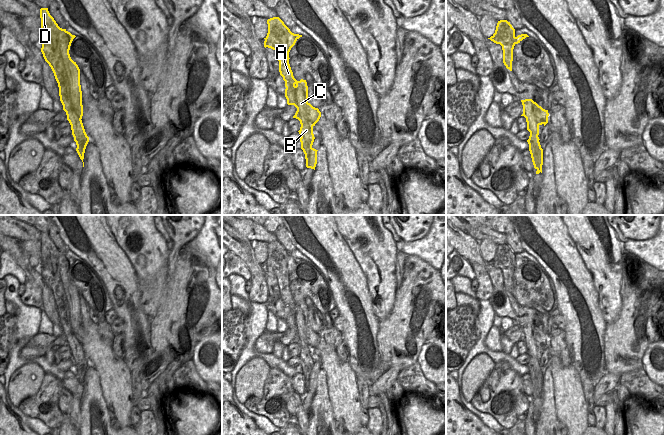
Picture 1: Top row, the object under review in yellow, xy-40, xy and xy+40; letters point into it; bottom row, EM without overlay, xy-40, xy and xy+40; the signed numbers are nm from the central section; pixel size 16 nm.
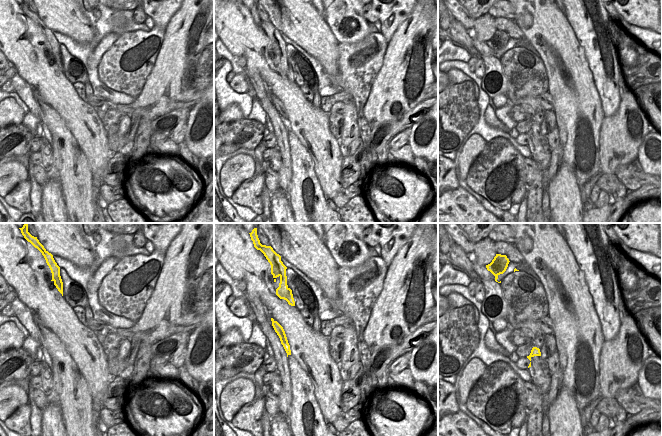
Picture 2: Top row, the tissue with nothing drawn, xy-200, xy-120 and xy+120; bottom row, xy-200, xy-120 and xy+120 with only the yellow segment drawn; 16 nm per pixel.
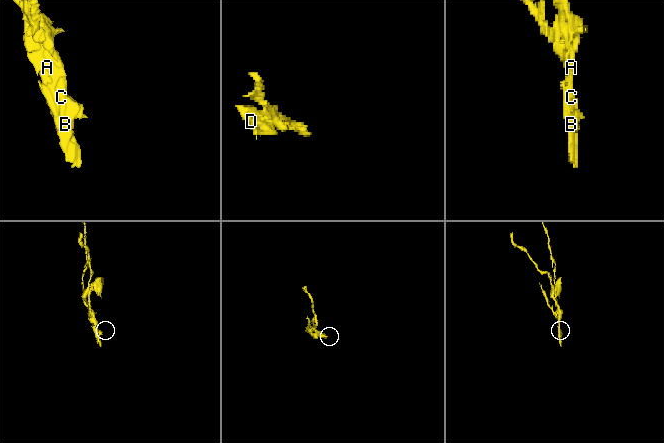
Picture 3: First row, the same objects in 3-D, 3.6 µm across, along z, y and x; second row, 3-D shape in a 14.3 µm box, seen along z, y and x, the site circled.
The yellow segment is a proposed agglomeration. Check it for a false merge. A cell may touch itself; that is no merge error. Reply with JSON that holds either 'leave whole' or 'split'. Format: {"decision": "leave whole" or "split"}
{"decision": "split"}

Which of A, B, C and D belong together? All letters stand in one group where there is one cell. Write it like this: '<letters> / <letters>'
A B D / C

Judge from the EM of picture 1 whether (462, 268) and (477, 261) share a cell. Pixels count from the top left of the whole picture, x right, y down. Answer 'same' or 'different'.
different

